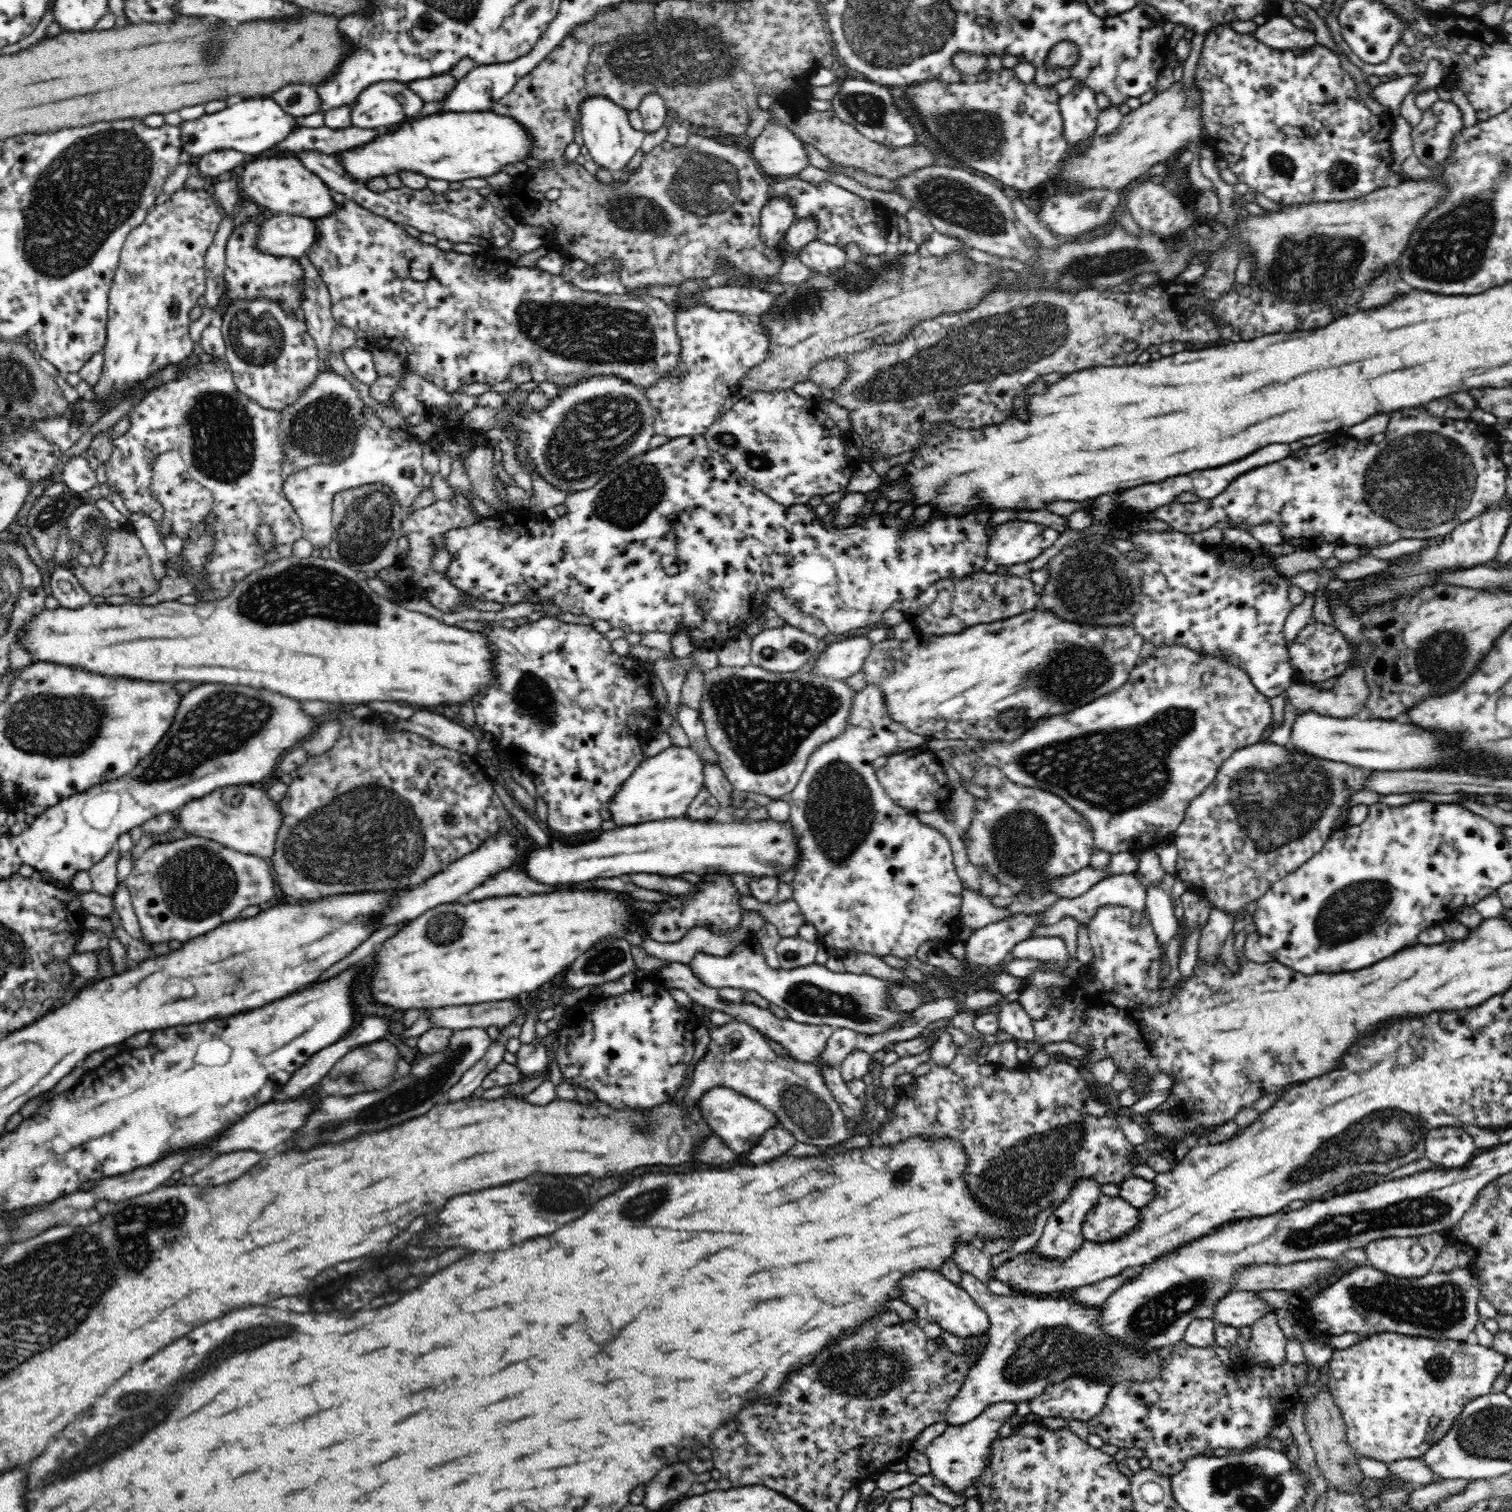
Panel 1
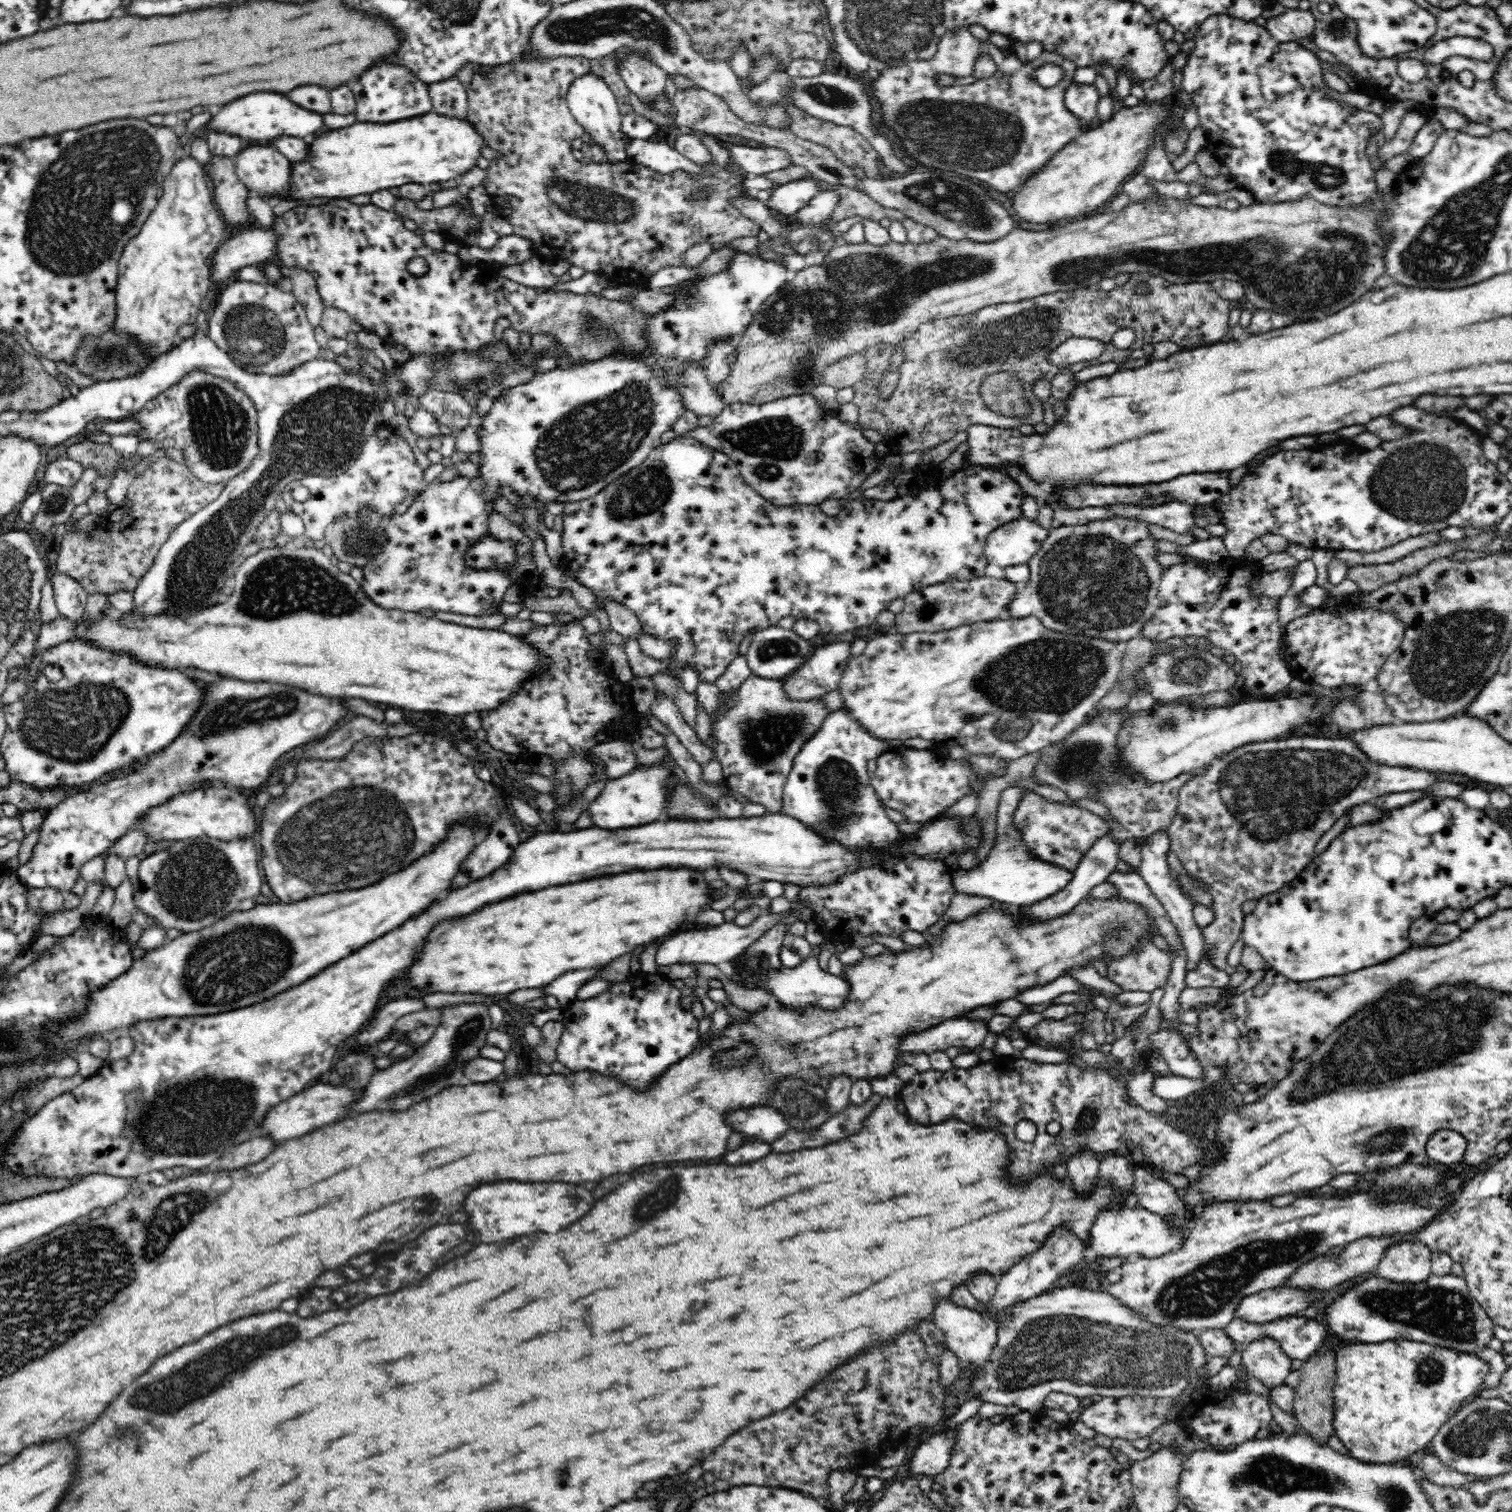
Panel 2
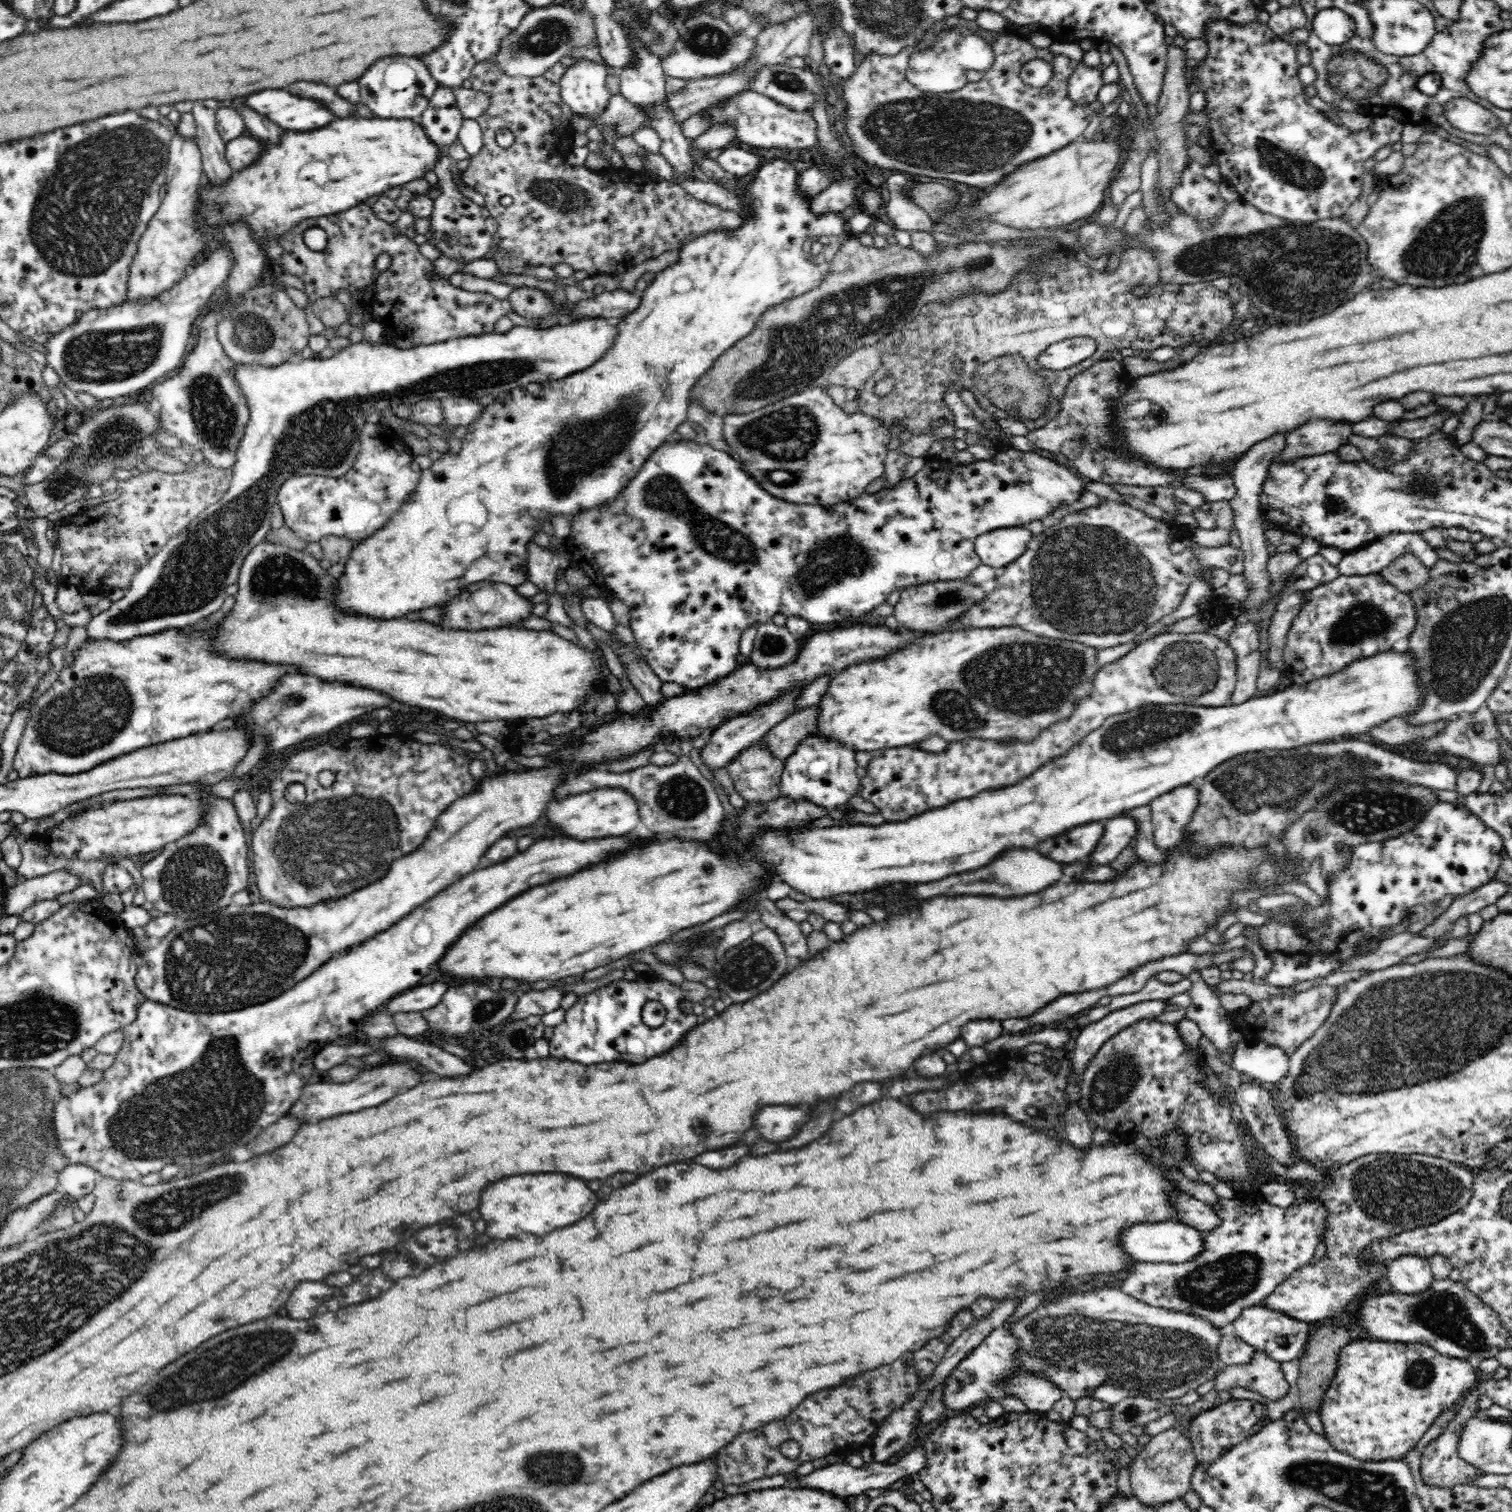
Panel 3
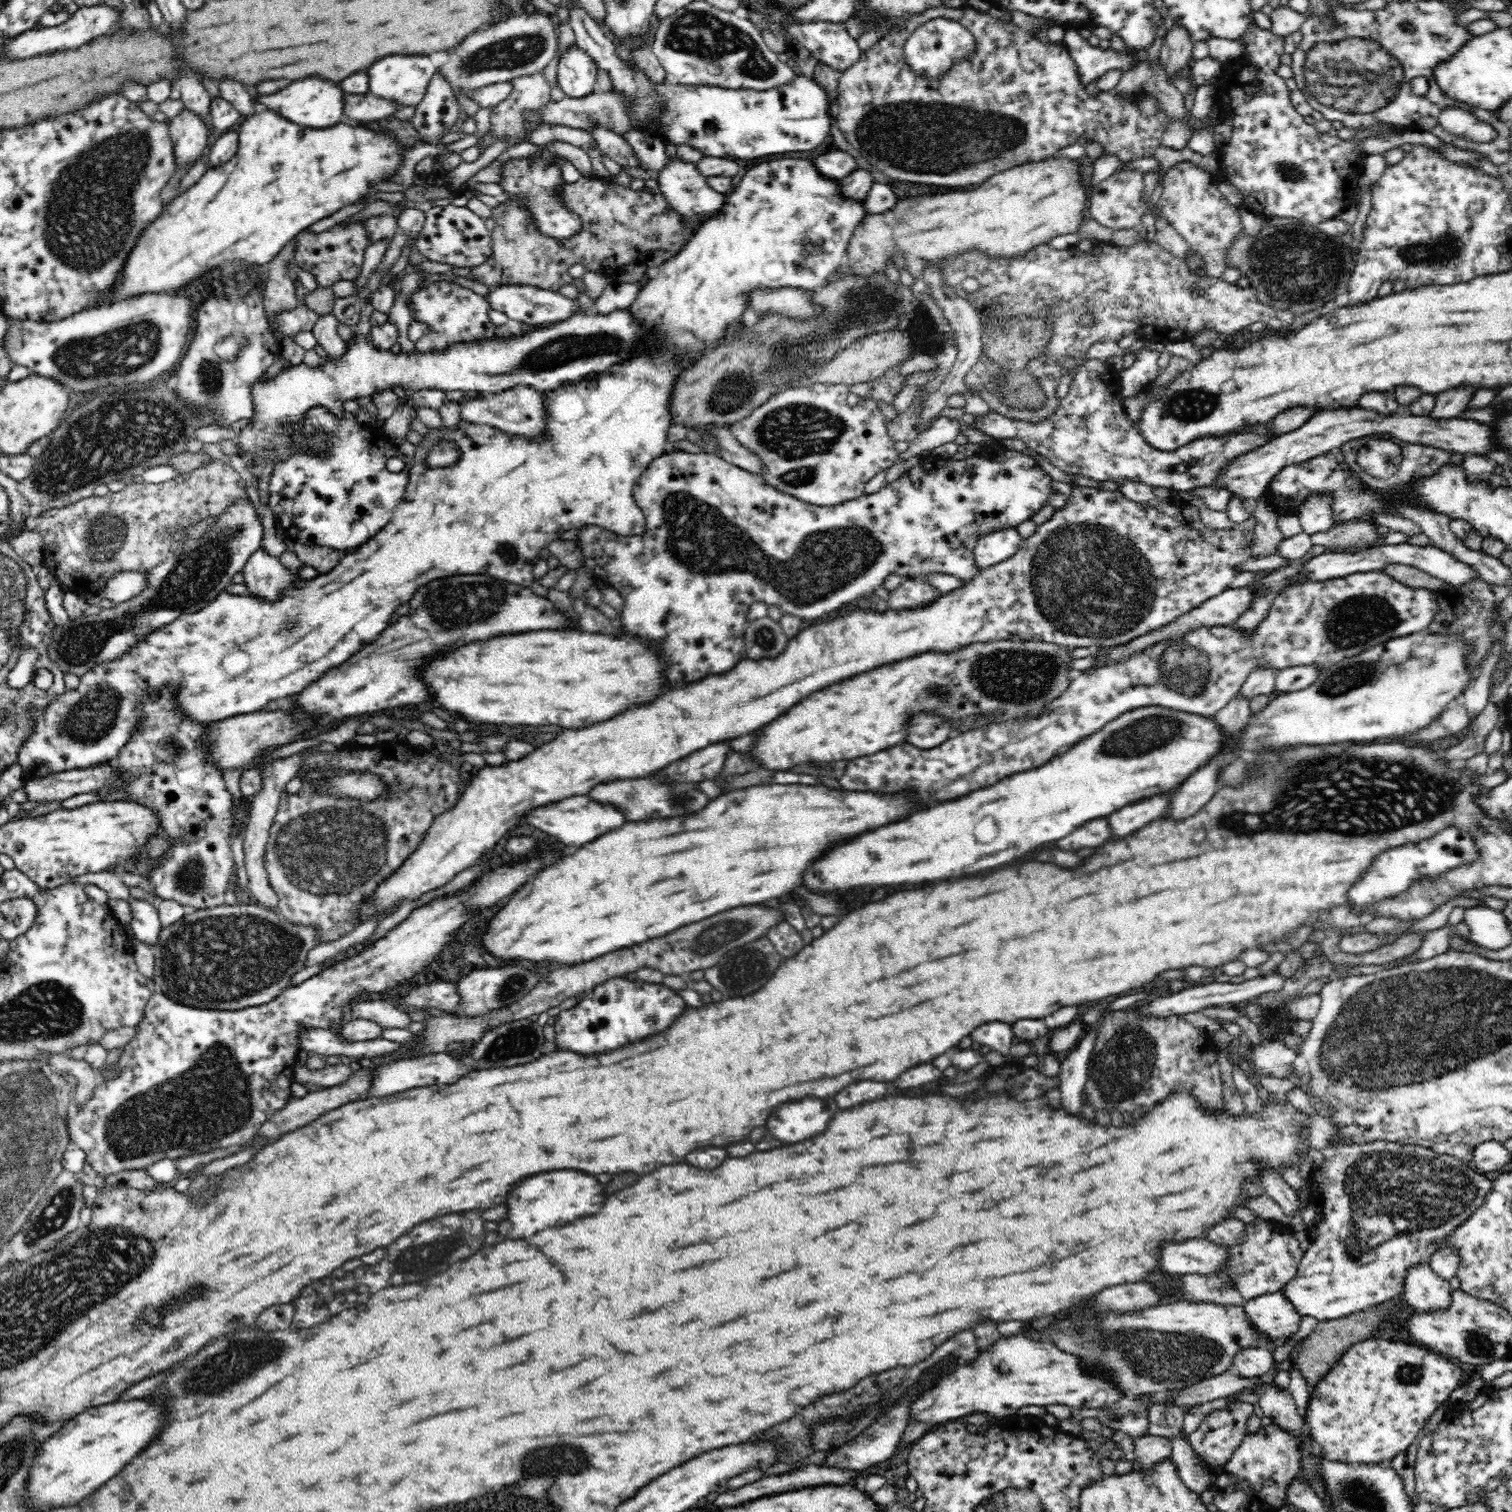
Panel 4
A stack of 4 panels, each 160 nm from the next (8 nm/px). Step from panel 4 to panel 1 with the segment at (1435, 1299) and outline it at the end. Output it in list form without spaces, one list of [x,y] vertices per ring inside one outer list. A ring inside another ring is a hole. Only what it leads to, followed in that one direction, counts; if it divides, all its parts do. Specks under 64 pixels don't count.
[[[1434,1232],[1408,1238],[1384,1238],[1384,1240],[1370,1242],[1364,1248],[1368,1265],[1386,1274],[1402,1278],[1420,1278],[1432,1270],[1434,1260],[1443,1246],[1447,1244],[1446,1233]]]

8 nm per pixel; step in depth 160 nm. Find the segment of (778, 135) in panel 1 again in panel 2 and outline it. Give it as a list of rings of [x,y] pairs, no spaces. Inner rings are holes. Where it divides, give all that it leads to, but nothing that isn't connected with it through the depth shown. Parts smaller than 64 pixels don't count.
[[[727,145],[727,149],[729,162],[738,164],[740,170],[744,170],[749,176],[776,172],[791,165],[790,155],[782,149],[748,145]]]

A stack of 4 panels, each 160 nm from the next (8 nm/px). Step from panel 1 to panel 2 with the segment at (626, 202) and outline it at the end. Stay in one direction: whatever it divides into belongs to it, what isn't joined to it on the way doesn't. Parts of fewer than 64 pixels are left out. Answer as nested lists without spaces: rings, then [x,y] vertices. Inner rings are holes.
[[[582,56],[572,57],[558,57],[552,60],[546,59],[545,61],[522,61],[514,60],[512,62],[485,66],[485,65],[473,65],[472,78],[469,87],[466,87],[469,111],[467,120],[472,123],[474,129],[480,133],[484,144],[489,146],[492,150],[498,153],[498,156],[489,160],[489,165],[485,168],[485,178],[481,181],[481,184],[490,200],[494,204],[496,212],[499,212],[506,221],[512,225],[513,235],[526,238],[532,242],[534,247],[534,253],[539,258],[542,258],[546,262],[553,262],[558,260],[565,260],[572,266],[583,268],[586,273],[594,272],[597,274],[603,274],[610,281],[614,282],[616,274],[626,274],[626,270],[634,270],[638,274],[654,274],[660,269],[676,266],[680,267],[682,264],[682,254],[686,252],[687,248],[700,244],[702,242],[708,242],[708,244],[728,243],[732,242],[736,238],[742,238],[746,236],[763,236],[760,226],[757,226],[754,221],[745,218],[734,206],[729,199],[738,197],[740,194],[750,195],[751,193],[745,193],[742,189],[742,177],[740,177],[740,167],[738,164],[731,164],[729,162],[729,169],[726,171],[716,163],[712,163],[708,170],[714,172],[712,177],[700,177],[698,175],[690,179],[690,175],[686,171],[677,170],[668,174],[662,174],[658,171],[648,169],[648,167],[636,163],[634,160],[624,160],[617,163],[582,163],[577,161],[572,155],[572,141],[575,138],[580,138],[585,132],[585,128],[577,122],[575,116],[570,112],[568,105],[566,104],[566,92],[568,92],[568,86],[572,82],[572,78],[578,78],[578,76],[584,76],[586,72],[590,71],[591,60]]]

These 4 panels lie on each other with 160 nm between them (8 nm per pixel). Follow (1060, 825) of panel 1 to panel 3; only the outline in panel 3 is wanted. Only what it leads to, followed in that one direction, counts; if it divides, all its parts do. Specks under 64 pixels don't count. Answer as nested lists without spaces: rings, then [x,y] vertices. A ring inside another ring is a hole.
[[[1102,821],[1078,826],[1076,830],[1068,830],[1068,834],[1054,838],[1052,842],[1038,844],[1038,852],[1056,862],[1076,862],[1093,852],[1104,829],[1105,823]]]

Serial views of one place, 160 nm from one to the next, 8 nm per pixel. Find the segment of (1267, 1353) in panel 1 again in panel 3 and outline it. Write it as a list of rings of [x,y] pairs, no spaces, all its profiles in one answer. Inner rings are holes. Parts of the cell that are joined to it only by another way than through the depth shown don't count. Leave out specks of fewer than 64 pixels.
[[[1258,1350],[1247,1365],[1224,1366],[1215,1376],[1213,1385],[1213,1389],[1218,1392],[1231,1388],[1246,1388],[1268,1401],[1280,1400],[1290,1392],[1280,1363]]]

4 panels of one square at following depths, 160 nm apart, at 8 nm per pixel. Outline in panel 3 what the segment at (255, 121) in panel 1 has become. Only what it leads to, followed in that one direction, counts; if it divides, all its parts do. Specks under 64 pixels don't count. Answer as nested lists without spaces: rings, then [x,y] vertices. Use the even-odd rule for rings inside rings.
[[[284,89],[261,90],[250,93],[243,100],[283,130],[313,131],[324,128],[337,118],[323,102],[314,98],[300,98],[299,95],[292,96],[291,92],[284,92]]]

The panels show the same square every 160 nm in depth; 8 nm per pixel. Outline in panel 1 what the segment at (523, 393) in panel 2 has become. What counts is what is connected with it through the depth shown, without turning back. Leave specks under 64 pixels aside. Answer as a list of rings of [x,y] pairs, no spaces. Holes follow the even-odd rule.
[[[596,374],[576,380],[570,386],[558,386],[558,389],[557,395],[548,398],[548,404],[541,410],[525,402],[514,404],[512,412],[501,425],[504,434],[508,429],[514,433],[514,440],[510,442],[513,443],[515,459],[531,478],[539,476],[566,494],[588,490],[616,467],[649,451],[649,441],[655,435],[654,425],[659,410],[652,406],[644,387],[618,378],[615,374]],[[458,493],[456,496],[451,496],[449,500],[436,499],[429,506],[412,511],[400,526],[402,536],[408,541],[408,550],[404,554],[400,553],[399,558],[392,565],[376,572],[376,576],[388,589],[386,598],[392,602],[402,603],[411,598],[426,598],[432,606],[442,612],[462,612],[472,608],[473,603],[480,601],[480,598],[475,598],[454,586],[446,573],[433,570],[432,556],[440,549],[447,550],[445,534],[448,531],[475,525],[480,520],[471,501]]]

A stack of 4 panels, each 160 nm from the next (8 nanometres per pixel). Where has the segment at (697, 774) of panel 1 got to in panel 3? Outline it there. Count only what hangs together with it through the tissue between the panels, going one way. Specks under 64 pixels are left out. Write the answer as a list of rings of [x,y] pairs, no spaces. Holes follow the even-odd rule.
[[[616,788],[594,789],[588,792],[572,794],[566,798],[558,798],[548,804],[542,820],[546,826],[558,828],[566,832],[566,836],[576,840],[592,840],[592,838],[606,838],[606,836],[622,836],[630,832],[640,821],[638,805],[632,795]]]

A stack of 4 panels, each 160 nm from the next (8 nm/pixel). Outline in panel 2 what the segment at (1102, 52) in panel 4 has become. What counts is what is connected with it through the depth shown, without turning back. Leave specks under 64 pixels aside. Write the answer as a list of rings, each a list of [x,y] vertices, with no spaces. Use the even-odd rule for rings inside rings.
[[[1073,83],[1065,90],[1065,105],[1087,128],[1097,123],[1097,108],[1100,94],[1094,84]]]

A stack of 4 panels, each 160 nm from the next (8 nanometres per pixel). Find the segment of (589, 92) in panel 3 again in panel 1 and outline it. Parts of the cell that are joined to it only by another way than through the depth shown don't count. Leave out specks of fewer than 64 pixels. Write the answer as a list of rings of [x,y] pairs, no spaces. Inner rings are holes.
[[[590,94],[580,100],[577,113],[589,157],[594,159],[598,166],[604,166],[614,174],[618,174],[618,170],[622,170],[632,160],[634,152],[638,152],[646,132],[634,130],[628,120],[628,111],[603,94],[594,94],[594,96]]]

